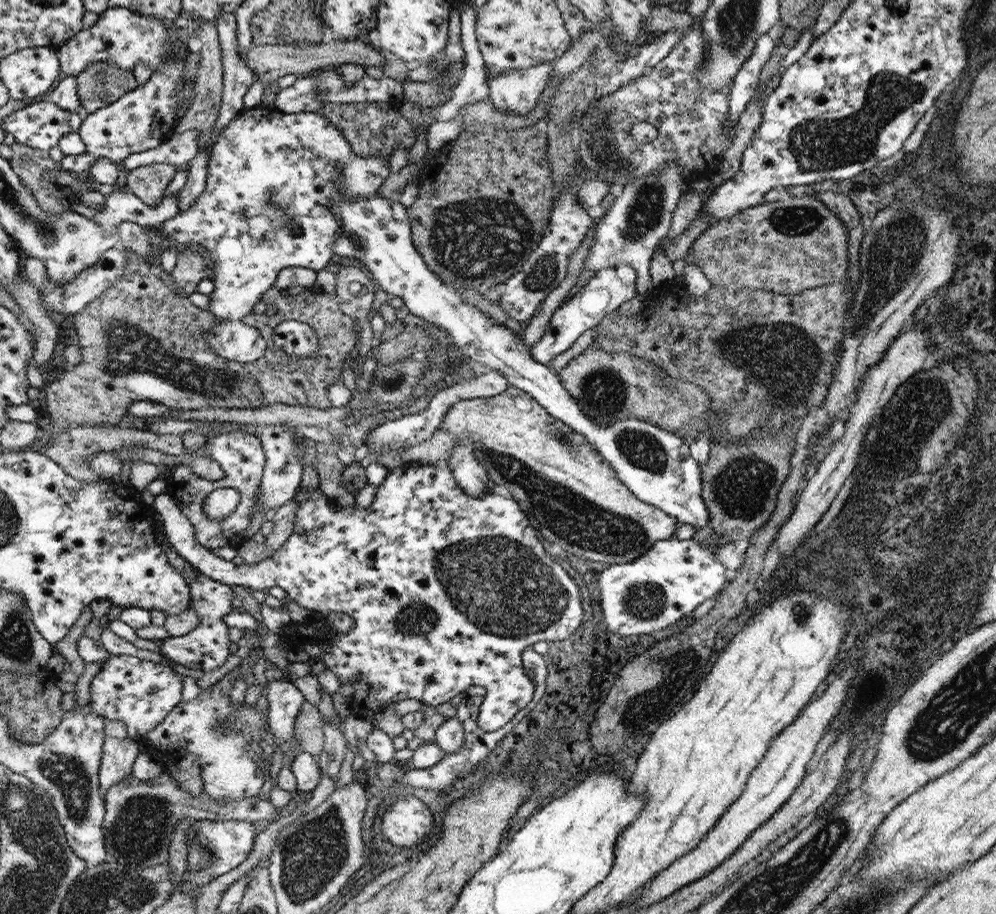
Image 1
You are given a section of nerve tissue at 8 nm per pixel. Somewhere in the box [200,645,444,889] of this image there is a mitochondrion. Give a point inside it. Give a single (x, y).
(223, 724)

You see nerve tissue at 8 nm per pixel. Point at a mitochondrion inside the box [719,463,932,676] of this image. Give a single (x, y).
(900, 602)

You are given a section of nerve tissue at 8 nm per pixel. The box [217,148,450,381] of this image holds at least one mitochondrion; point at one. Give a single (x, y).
(272, 207)

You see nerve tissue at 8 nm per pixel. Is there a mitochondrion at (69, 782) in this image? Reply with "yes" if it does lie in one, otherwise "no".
yes

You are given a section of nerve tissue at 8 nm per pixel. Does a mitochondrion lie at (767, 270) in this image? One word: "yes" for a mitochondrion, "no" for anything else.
no

